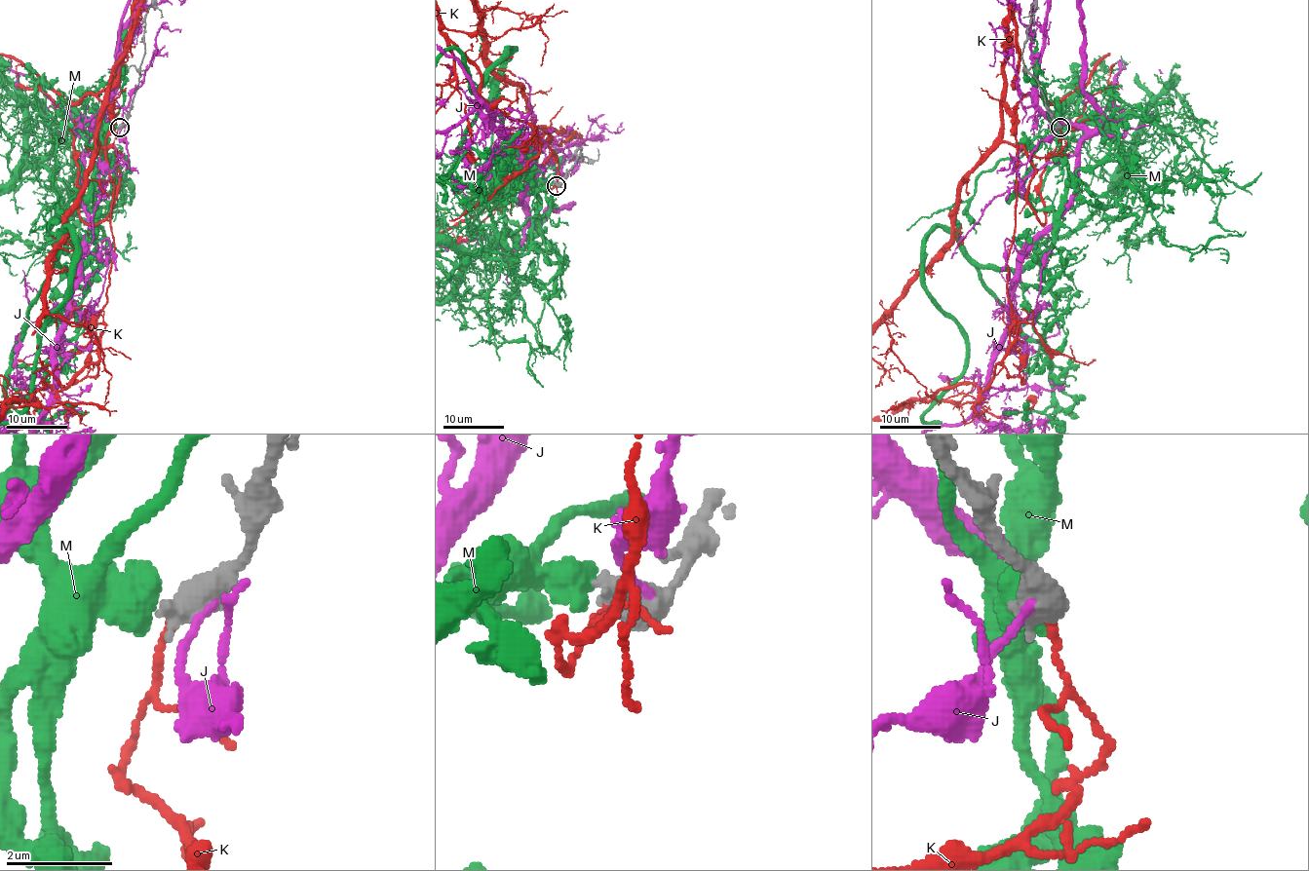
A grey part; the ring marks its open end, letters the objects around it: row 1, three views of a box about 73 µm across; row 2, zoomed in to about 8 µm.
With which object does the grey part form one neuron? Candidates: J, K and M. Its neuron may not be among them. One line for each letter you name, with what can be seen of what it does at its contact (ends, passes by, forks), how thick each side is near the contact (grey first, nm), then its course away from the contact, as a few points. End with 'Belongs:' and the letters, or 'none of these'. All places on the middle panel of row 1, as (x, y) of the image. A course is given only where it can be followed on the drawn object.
Belongs: none of these

